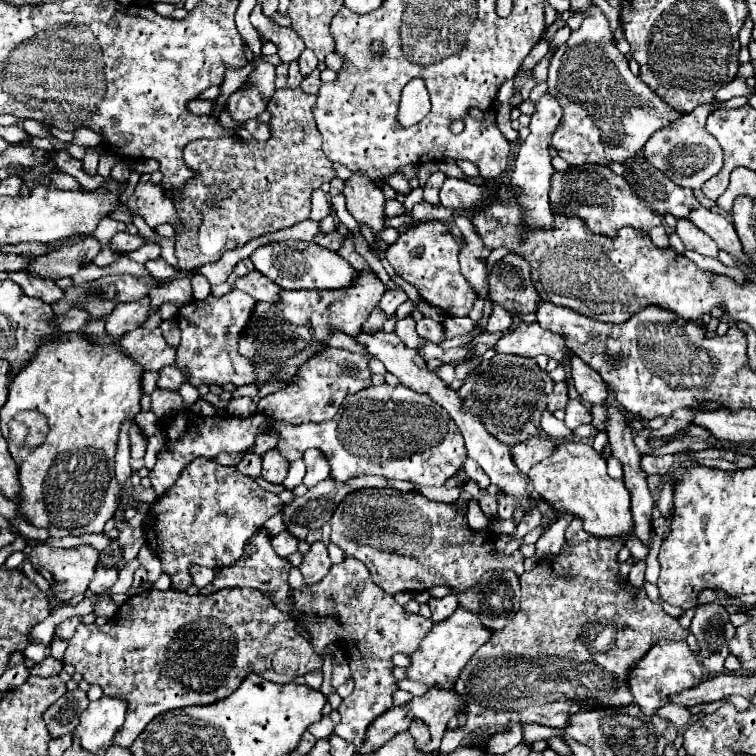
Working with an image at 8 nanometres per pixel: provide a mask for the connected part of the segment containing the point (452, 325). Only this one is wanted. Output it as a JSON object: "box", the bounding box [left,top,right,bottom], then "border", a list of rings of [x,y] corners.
{"box":[444,316,474,338],"border":[[[464,316],[464,318],[446,318],[444,322],[444,334],[446,338],[456,338],[456,336],[466,336],[474,330],[474,322]]]}

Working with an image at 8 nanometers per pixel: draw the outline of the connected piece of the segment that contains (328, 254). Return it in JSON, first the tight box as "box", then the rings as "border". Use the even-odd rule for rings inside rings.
{"box":[250,240,358,290],"border":[[[286,240],[286,242],[270,242],[260,246],[250,256],[254,268],[262,272],[266,278],[276,282],[284,290],[310,290],[310,288],[348,288],[354,284],[358,272],[352,268],[348,260],[338,256],[332,250],[318,246],[316,242],[304,240]]]}

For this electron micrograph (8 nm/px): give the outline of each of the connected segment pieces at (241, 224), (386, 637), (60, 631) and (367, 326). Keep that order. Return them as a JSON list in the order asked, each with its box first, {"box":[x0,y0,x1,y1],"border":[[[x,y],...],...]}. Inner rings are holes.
[{"box":[172,88,336,272],"border":[[[300,88],[276,90],[274,96],[268,100],[268,111],[257,118],[260,123],[268,123],[270,120],[272,136],[266,142],[224,136],[224,138],[200,138],[186,144],[184,162],[194,172],[194,176],[186,180],[184,186],[178,190],[178,198],[172,198],[178,220],[184,226],[182,234],[176,236],[176,256],[182,270],[190,272],[202,264],[216,262],[222,256],[222,252],[230,248],[244,246],[252,238],[282,228],[290,228],[292,224],[308,218],[310,194],[336,176],[332,170],[332,162],[322,152],[320,132],[312,116],[314,100],[316,100],[314,96],[304,94]]]},{"box":[292,556,432,748],"border":[[[346,556],[342,564],[334,564],[328,576],[324,576],[324,580],[320,580],[316,586],[292,590],[292,598],[296,600],[296,612],[292,618],[306,626],[312,636],[310,644],[314,652],[319,656],[325,649],[325,642],[338,642],[344,646],[350,654],[350,670],[356,684],[352,694],[342,700],[338,708],[340,714],[334,710],[308,730],[316,738],[328,738],[332,732],[336,732],[356,748],[362,748],[368,726],[380,714],[392,708],[392,694],[398,690],[396,678],[392,676],[392,656],[396,652],[416,652],[422,638],[432,628],[432,620],[424,618],[422,614],[406,612],[390,594],[372,582],[368,568],[350,556]]]},{"box":[56,616,82,640],"border":[[[74,616],[74,618],[68,618],[64,620],[62,624],[56,626],[56,636],[58,638],[64,638],[64,640],[70,640],[76,632],[76,626],[82,622],[82,616]]]},{"box":[362,308,386,334],"border":[[[374,308],[372,314],[368,316],[368,320],[362,324],[362,332],[366,332],[366,334],[370,334],[370,332],[378,332],[378,330],[382,330],[382,324],[384,324],[384,322],[386,322],[384,312],[380,312],[378,308]]]}]

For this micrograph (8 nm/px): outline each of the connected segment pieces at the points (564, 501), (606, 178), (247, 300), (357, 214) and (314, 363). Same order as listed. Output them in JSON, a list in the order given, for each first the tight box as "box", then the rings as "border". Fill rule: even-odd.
[{"box":[528,442,632,536],"border":[[[562,442],[552,450],[550,462],[540,462],[528,472],[528,480],[534,492],[548,500],[556,510],[574,514],[584,520],[584,530],[594,536],[618,536],[622,532],[632,530],[632,514],[630,514],[630,496],[622,482],[612,480],[606,472],[606,458],[592,450],[592,446],[584,442]]]},{"box":[550,164,662,238],"border":[[[602,164],[570,166],[564,172],[554,172],[550,206],[556,214],[562,214],[566,218],[580,218],[588,228],[592,228],[594,234],[612,236],[612,238],[624,226],[630,226],[636,232],[648,234],[654,226],[662,224],[662,218],[632,192],[628,182],[622,176],[616,176],[608,166],[602,166]]]},{"box":[176,290,254,386],"border":[[[232,290],[224,296],[208,296],[206,300],[192,300],[178,310],[178,326],[182,330],[182,342],[176,350],[176,366],[186,374],[192,386],[212,386],[232,382],[236,386],[254,384],[254,368],[236,352],[236,336],[240,328],[248,322],[248,312],[252,312],[252,296],[240,290]]]},{"box":[344,172,384,232],"border":[[[352,172],[352,176],[344,182],[344,196],[348,212],[362,224],[370,226],[372,232],[384,228],[384,194],[380,186],[374,184],[372,178]]]},{"box":[258,347,371,424],"border":[[[326,347],[321,354],[300,366],[296,380],[290,386],[272,392],[266,398],[260,398],[258,410],[266,416],[272,416],[276,420],[288,420],[292,424],[326,422],[336,416],[338,406],[348,394],[355,394],[371,385],[368,360],[344,349]]]}]

